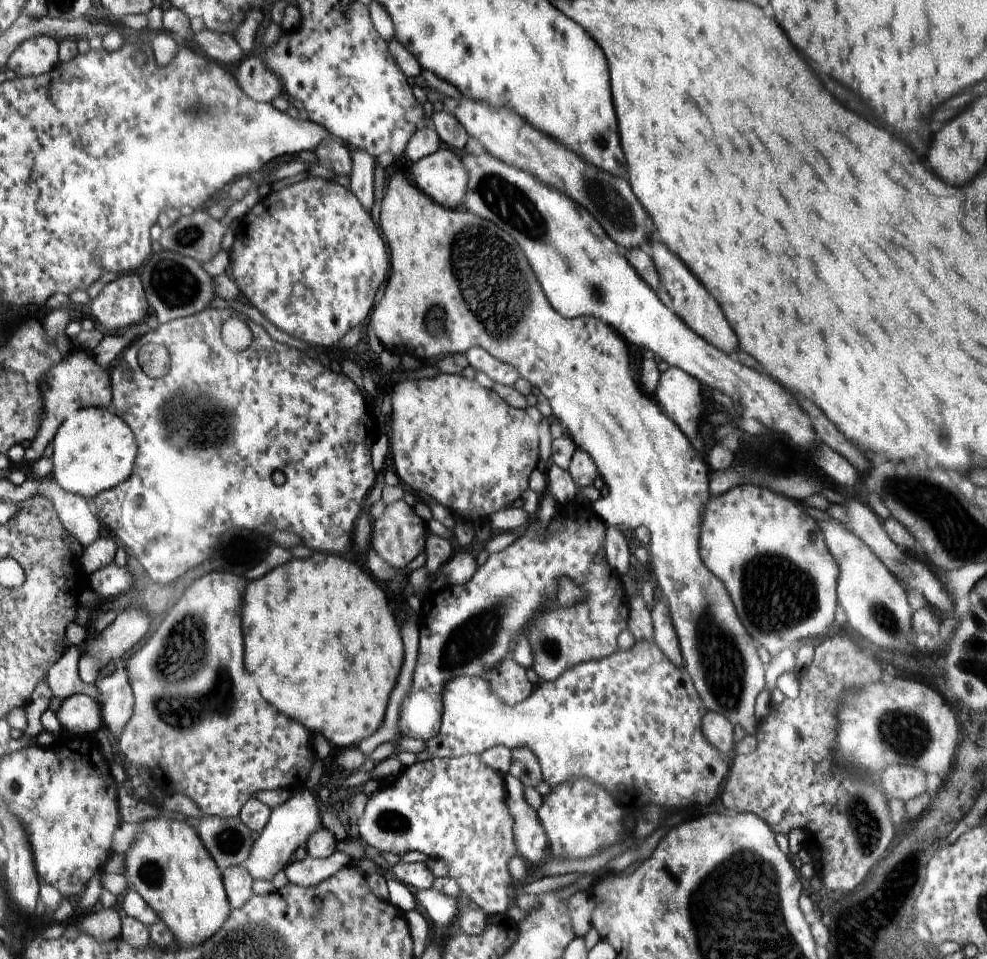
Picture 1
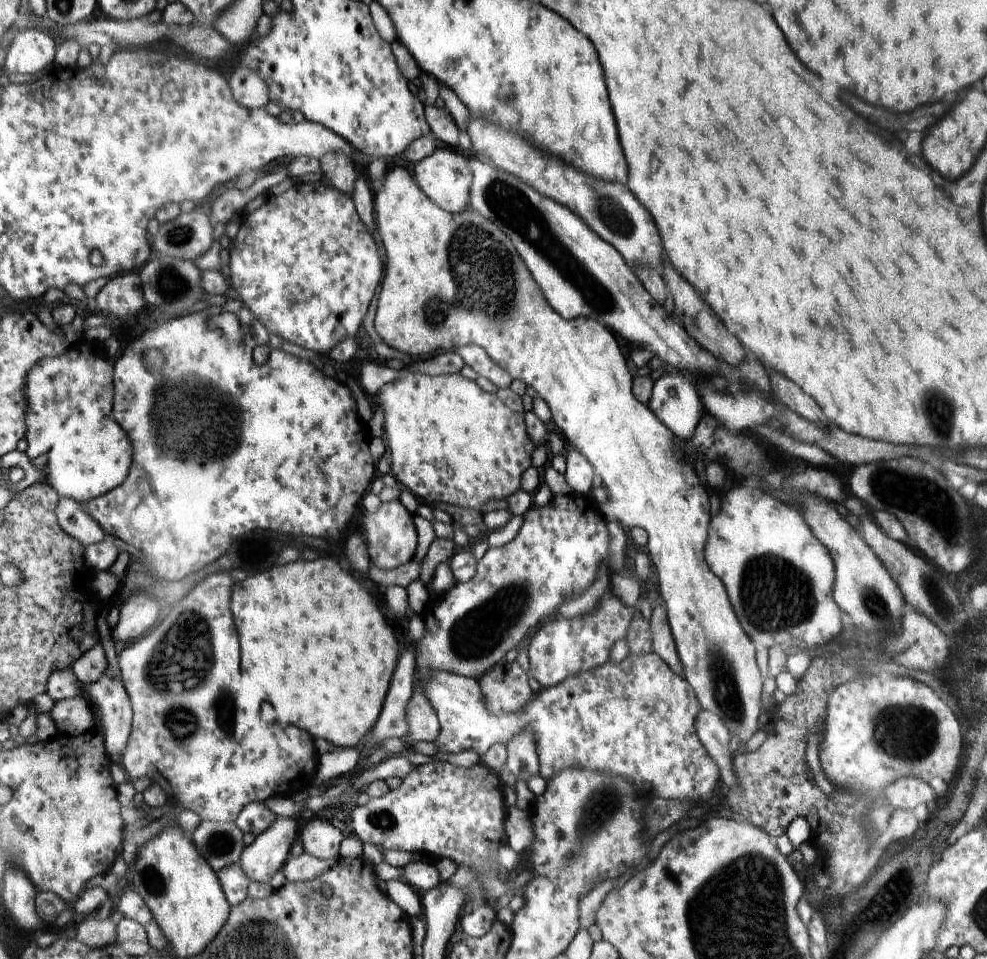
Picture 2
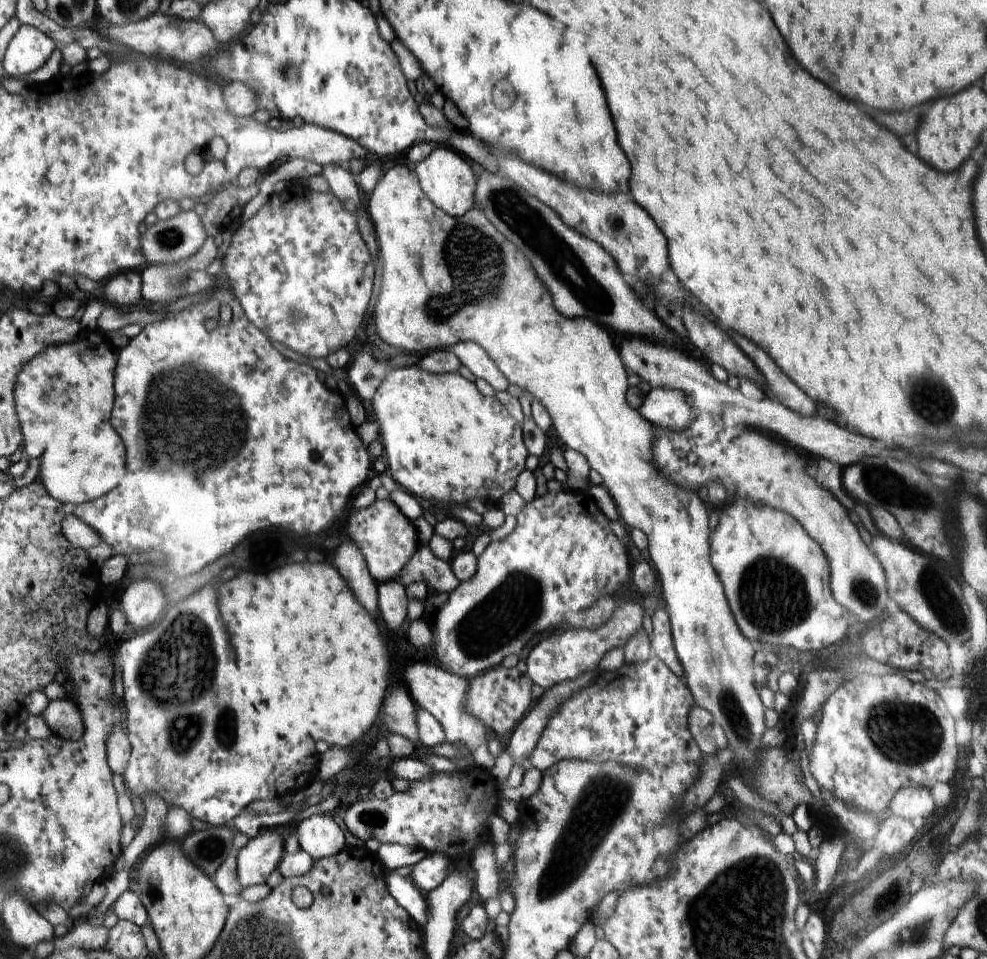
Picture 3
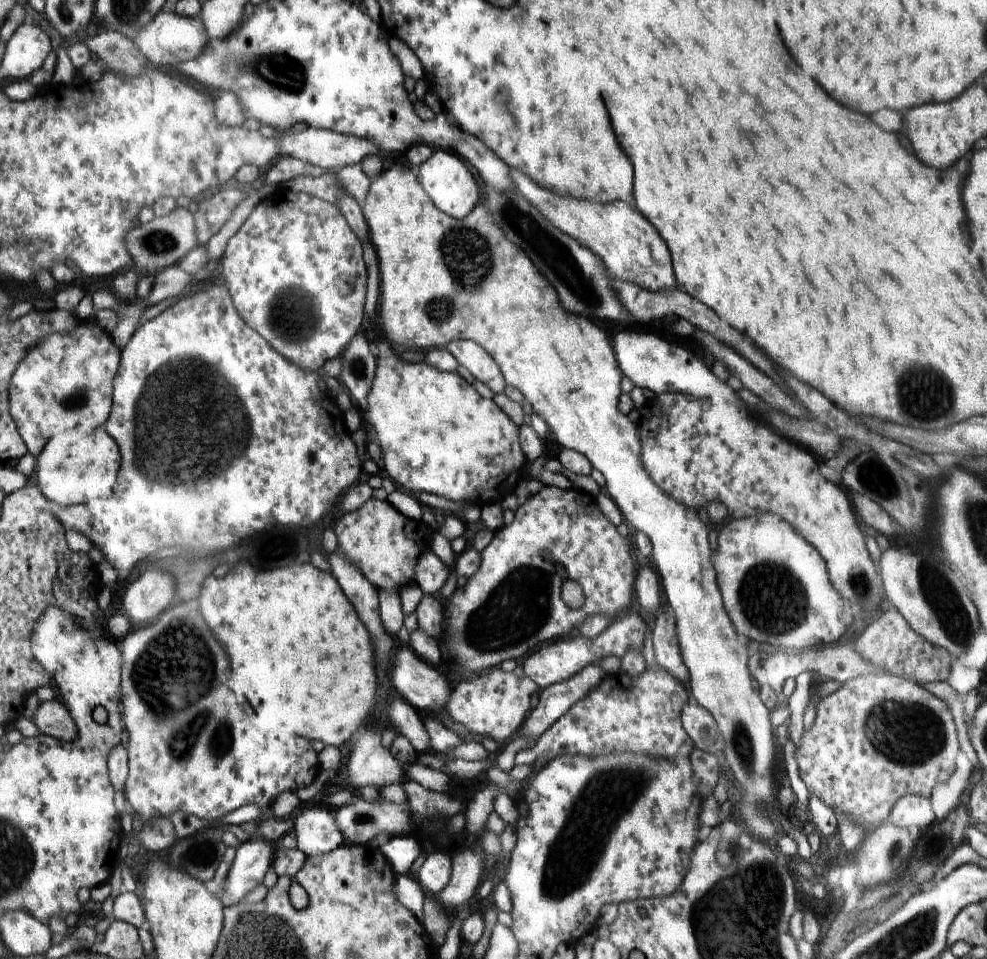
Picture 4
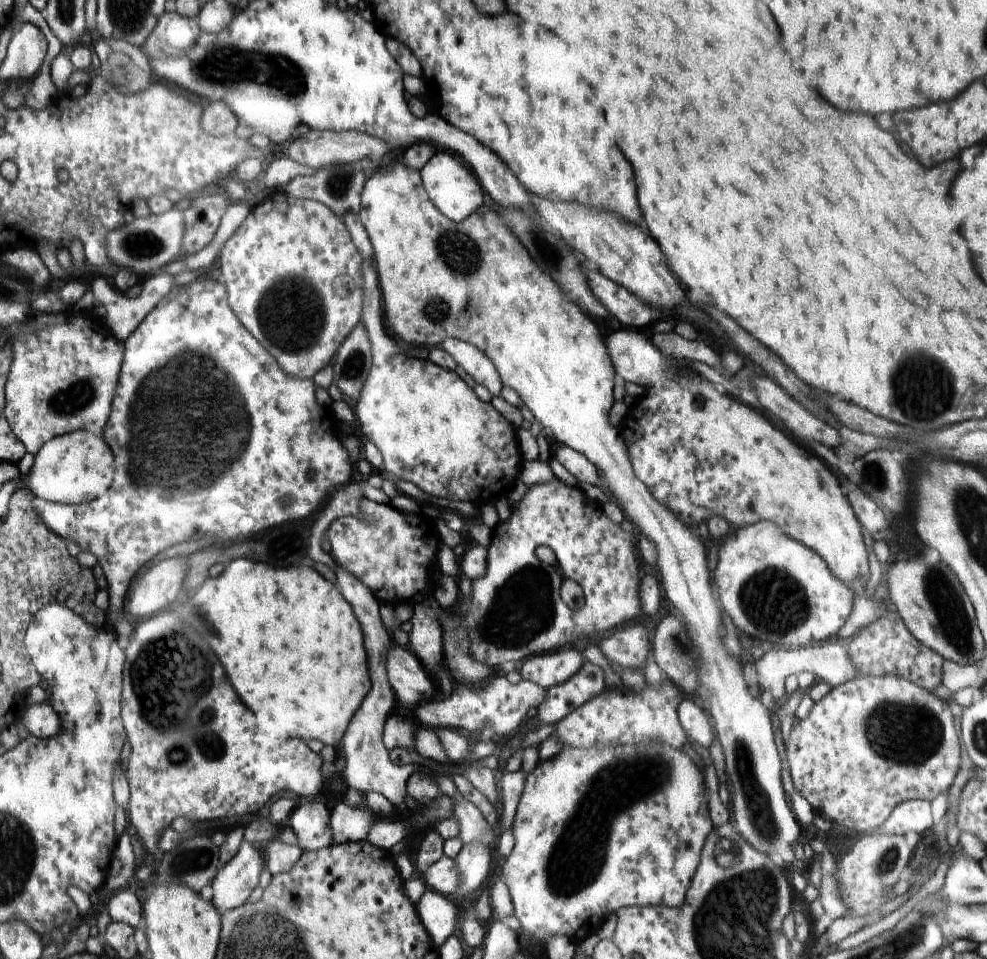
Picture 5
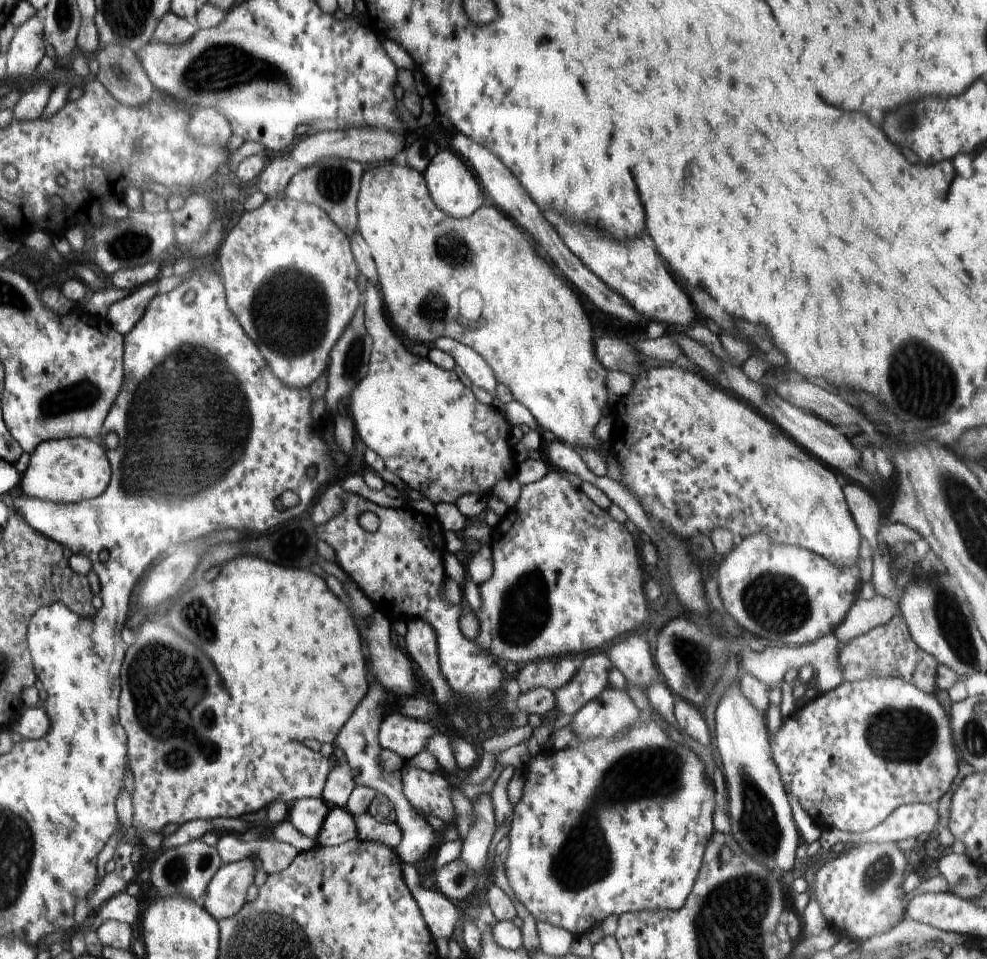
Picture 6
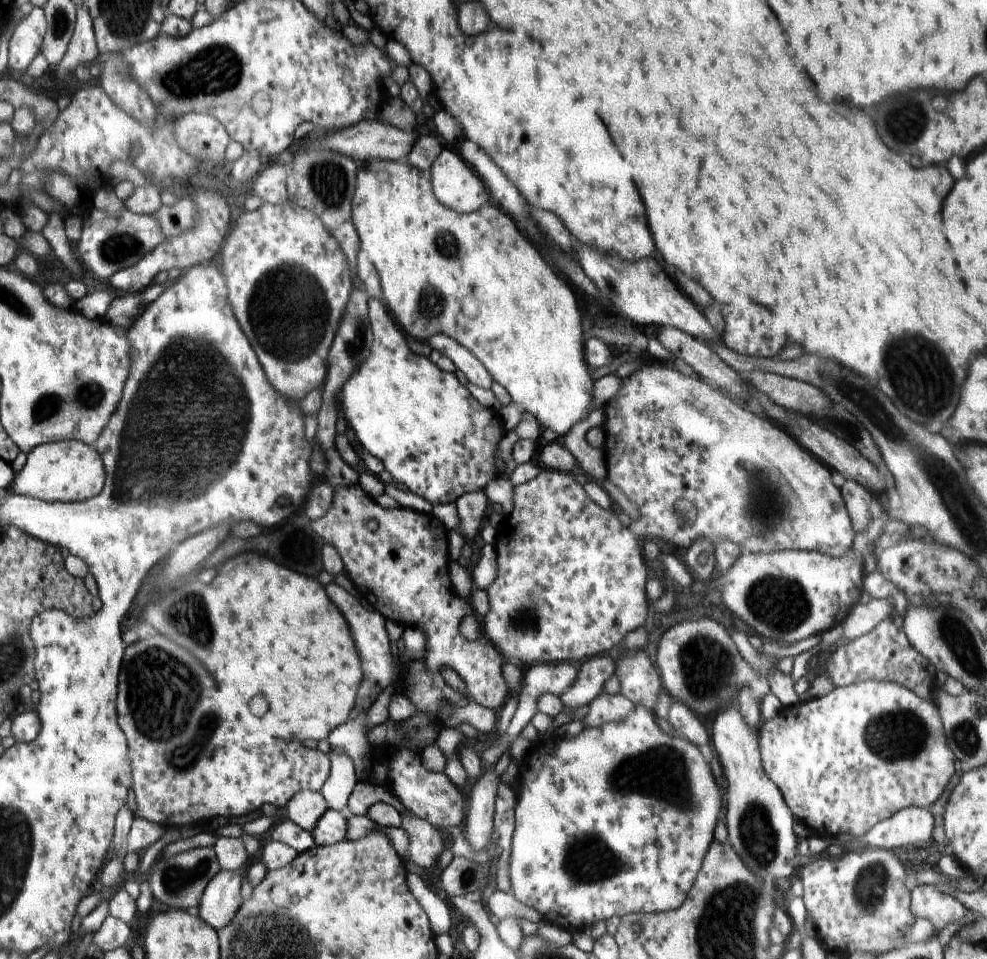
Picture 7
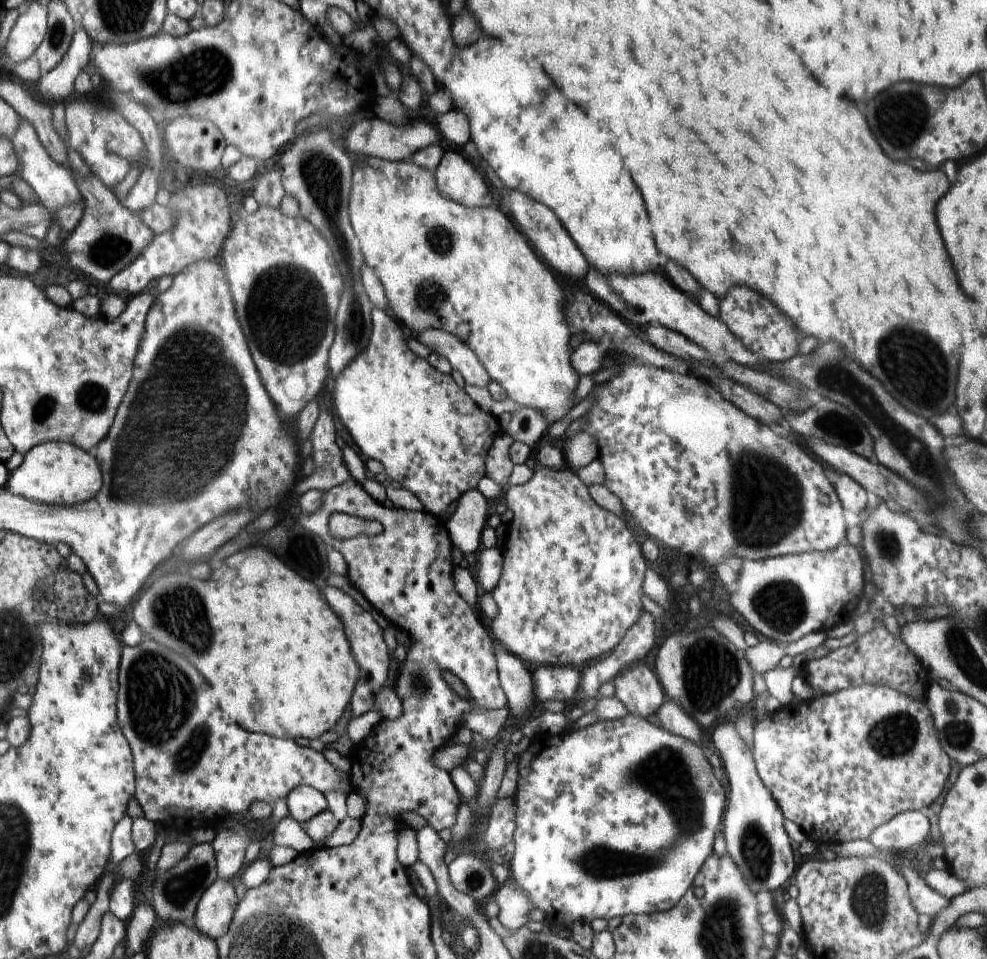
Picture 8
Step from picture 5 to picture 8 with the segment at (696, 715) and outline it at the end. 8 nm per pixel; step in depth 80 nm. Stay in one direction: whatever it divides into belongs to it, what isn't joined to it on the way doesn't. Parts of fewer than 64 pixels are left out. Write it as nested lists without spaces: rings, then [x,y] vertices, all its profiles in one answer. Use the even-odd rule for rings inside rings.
[[[670,700],[664,701],[656,710],[655,717],[662,729],[689,738],[690,742],[700,740],[700,726],[678,703]]]

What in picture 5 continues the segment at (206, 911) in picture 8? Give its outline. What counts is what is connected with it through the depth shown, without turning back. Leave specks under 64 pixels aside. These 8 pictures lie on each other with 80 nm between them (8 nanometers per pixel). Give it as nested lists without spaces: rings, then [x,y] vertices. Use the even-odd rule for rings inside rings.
[[[242,841],[238,852],[216,873],[212,881],[213,897],[210,902],[216,906],[218,912],[229,912],[245,904],[250,893],[260,884],[260,876],[264,867],[264,854],[259,844]]]

